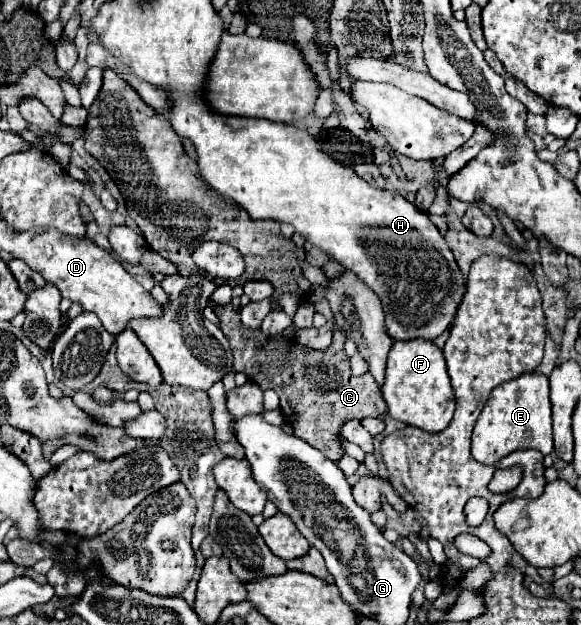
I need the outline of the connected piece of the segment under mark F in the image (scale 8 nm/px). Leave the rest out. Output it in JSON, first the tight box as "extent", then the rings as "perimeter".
{"extent":[380,339,456,433],"perimeter":[[[426,339],[394,341],[388,355],[386,379],[380,391],[382,399],[388,405],[388,415],[394,417],[396,421],[432,433],[446,429],[448,423],[452,421],[456,407],[454,389],[450,385],[444,355],[432,341]]]}

